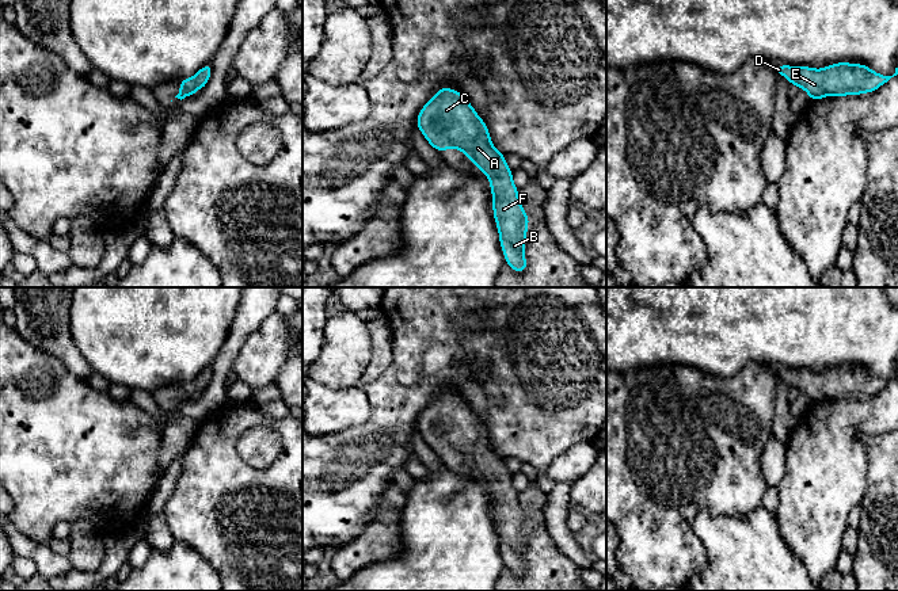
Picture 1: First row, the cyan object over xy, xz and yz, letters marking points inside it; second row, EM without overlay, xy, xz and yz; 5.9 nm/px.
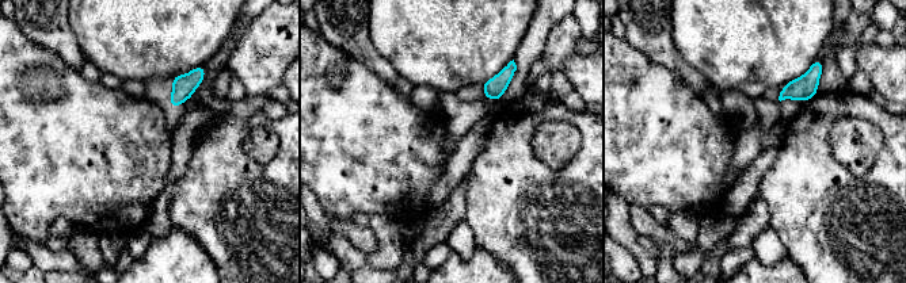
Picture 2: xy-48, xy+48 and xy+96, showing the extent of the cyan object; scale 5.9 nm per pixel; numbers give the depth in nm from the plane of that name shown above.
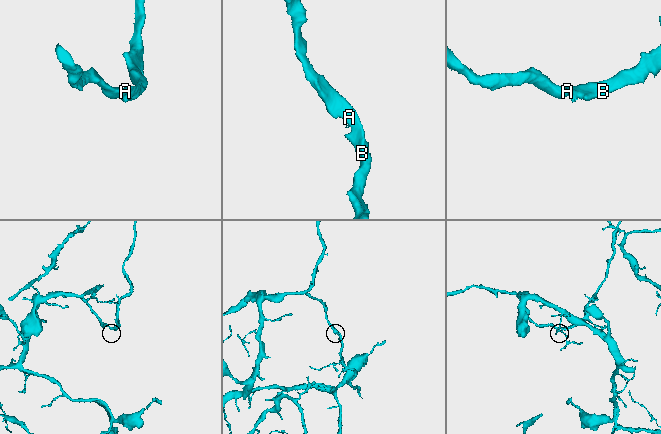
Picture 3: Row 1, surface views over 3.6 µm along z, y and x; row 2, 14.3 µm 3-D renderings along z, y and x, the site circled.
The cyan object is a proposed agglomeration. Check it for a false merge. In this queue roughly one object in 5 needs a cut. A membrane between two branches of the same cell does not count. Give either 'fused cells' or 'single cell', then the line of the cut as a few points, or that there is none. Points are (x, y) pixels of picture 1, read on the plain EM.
single cell; no cut

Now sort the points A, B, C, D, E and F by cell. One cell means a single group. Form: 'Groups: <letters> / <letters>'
Groups: A B C D E F

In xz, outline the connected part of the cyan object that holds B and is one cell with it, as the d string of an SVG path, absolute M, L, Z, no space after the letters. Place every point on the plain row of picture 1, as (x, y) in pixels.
M442 390L421 412L416 430L435 454L444 457L456 451L490 481L494 523L506 568L524 576L528 572L524 554L529 519L521 510L505 458L492 449L487 427L461 396Z

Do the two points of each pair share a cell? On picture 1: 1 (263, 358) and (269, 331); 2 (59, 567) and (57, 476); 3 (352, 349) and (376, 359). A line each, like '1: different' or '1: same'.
1: same
2: different
3: different

